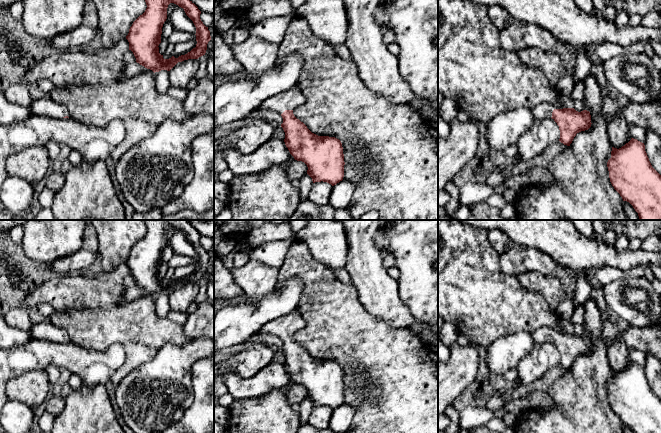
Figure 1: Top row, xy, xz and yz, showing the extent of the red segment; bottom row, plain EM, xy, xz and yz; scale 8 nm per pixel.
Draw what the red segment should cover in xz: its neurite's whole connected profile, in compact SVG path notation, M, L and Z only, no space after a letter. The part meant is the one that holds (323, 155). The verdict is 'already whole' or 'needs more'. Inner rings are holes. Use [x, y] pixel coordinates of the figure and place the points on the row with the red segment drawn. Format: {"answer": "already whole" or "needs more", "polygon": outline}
{"answer": "needs more", "polygon": "M293 87L285 93L265 99L258 108L261 111L274 111L282 116L285 145L295 160L307 165L307 174L313 183L323 181L334 186L344 177L342 143L335 137L312 133L294 116L293 110L304 102L302 92Z"}

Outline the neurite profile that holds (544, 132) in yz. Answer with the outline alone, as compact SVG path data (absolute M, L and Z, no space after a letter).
M552 118L535 119L532 127L516 143L519 165L523 166L560 139L560 130Z

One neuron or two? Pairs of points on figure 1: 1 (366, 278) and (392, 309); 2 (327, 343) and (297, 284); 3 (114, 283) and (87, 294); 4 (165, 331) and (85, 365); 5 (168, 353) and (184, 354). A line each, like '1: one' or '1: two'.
1: one
2: two
3: one
4: two
5: one

